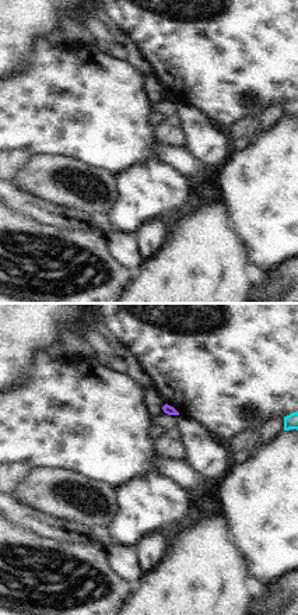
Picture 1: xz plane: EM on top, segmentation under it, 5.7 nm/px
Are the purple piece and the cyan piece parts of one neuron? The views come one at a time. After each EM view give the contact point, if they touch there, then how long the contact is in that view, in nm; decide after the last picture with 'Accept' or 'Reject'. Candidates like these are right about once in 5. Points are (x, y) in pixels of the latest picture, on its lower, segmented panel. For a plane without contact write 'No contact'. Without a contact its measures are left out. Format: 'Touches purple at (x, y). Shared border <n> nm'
No contact.

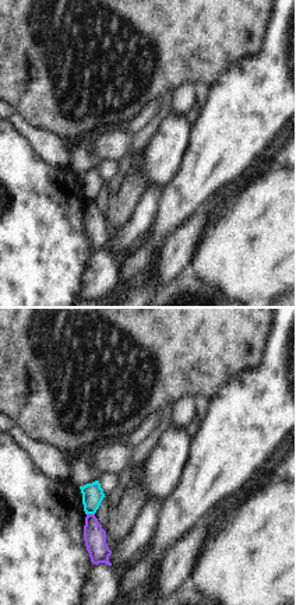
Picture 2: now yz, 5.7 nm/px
Touches purple at (91, 514). Shared border 50 nm.

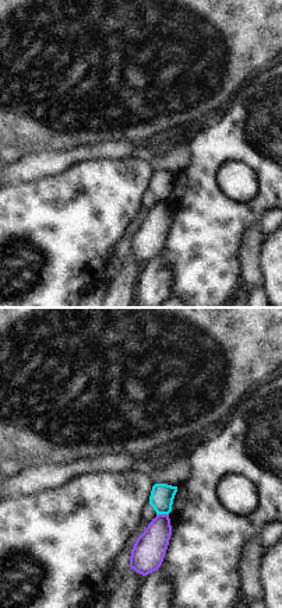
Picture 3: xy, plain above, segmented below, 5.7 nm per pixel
Touches purple at (162, 515). Shared border 70 nm.

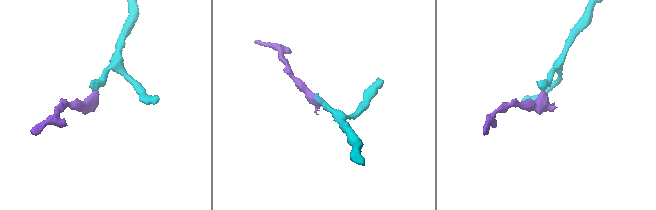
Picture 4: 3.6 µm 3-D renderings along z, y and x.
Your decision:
Reject.

